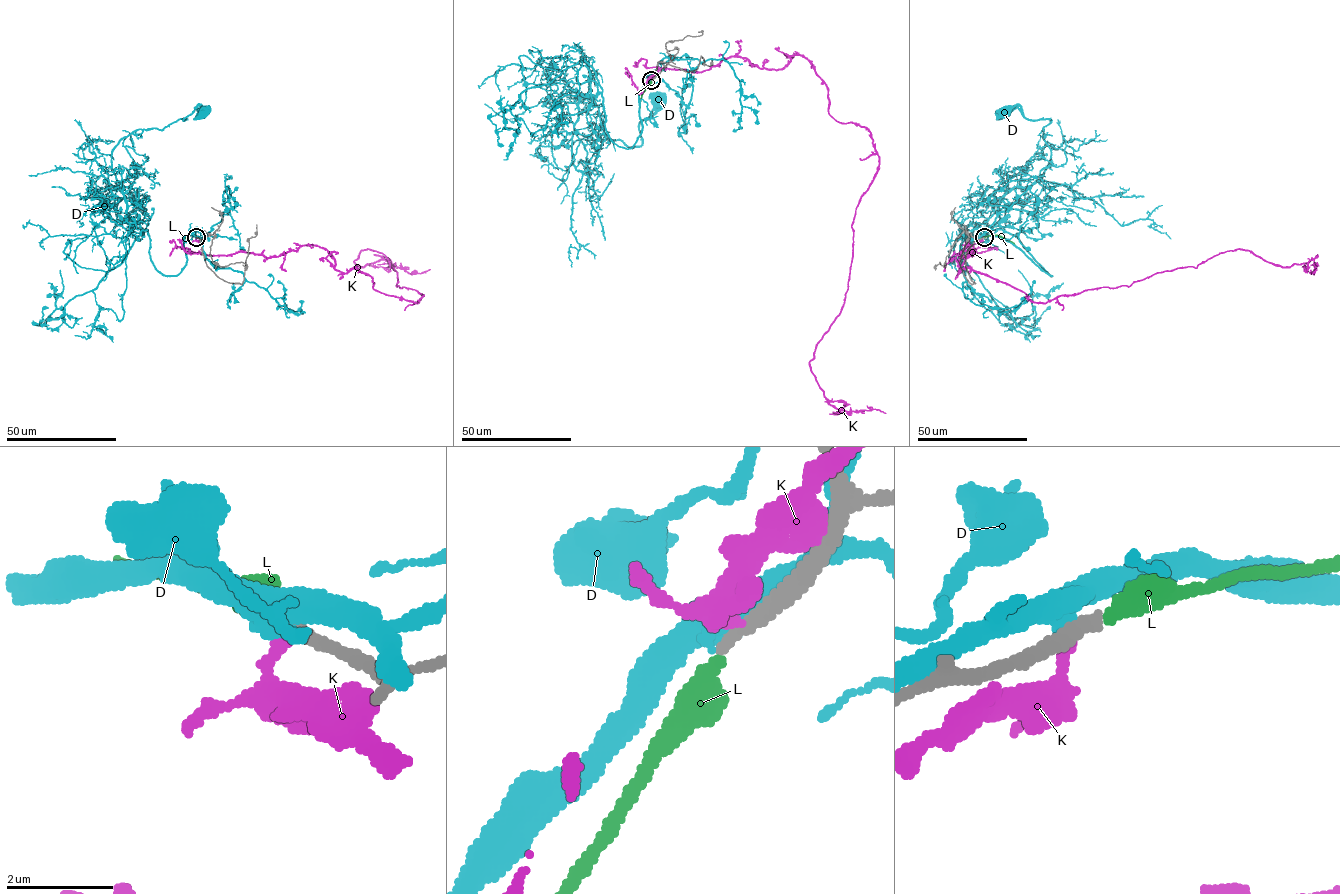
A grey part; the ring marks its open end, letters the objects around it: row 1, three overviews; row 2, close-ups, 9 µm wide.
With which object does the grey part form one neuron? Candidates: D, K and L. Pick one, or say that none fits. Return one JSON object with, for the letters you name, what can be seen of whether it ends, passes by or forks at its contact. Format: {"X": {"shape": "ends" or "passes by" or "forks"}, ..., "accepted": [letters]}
{"L": {"shape": "ends"}, "accepted": ["L"]}

